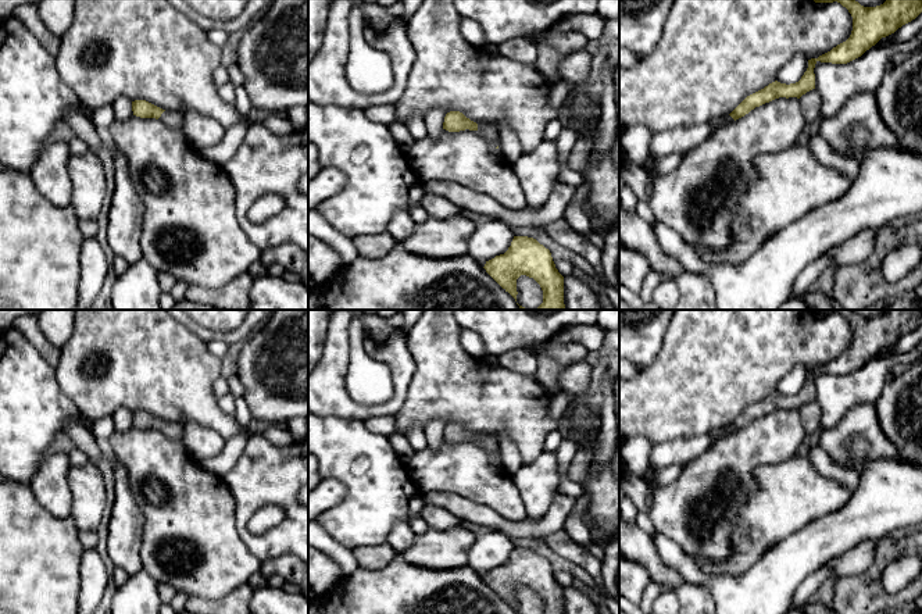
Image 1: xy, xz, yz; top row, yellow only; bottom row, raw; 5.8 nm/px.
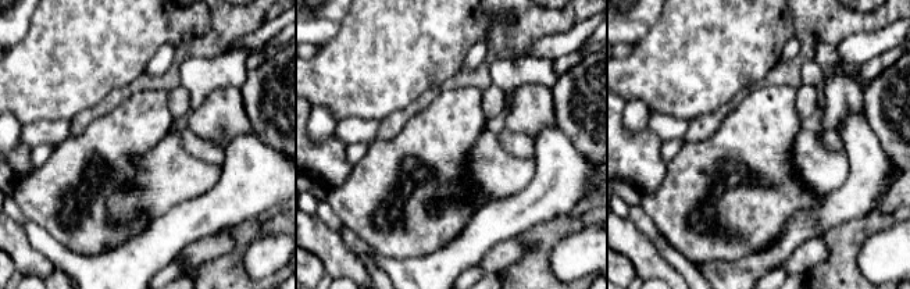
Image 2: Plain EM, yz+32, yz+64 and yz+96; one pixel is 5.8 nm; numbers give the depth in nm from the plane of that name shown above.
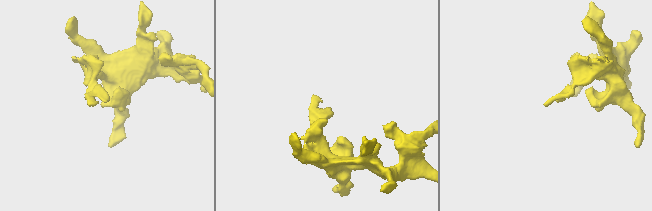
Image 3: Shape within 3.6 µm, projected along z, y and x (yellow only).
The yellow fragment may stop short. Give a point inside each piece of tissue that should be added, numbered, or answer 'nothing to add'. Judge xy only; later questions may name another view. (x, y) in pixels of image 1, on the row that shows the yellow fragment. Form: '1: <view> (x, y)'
1: xy (174, 120)

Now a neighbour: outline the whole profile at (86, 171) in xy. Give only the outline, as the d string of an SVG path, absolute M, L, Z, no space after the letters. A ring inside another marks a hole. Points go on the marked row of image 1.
M89 150L82 156L71 156L68 171L72 183L71 208L79 219L96 219L107 189L103 163Z

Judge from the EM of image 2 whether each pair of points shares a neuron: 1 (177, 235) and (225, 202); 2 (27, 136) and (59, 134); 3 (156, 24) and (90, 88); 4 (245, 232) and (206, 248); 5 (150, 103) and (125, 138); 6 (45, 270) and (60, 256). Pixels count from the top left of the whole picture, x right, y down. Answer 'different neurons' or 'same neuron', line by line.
1: same neuron
2: same neuron
3: same neuron
4: different neurons
5: same neuron
6: different neurons

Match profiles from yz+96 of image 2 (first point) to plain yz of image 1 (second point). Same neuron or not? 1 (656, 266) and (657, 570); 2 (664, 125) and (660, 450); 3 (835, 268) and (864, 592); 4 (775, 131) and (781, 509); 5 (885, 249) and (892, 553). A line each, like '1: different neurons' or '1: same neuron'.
1: same neuron
2: same neuron
3: same neuron
4: different neurons
5: different neurons

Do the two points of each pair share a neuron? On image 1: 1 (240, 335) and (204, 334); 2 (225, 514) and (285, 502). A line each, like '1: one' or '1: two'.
1: one
2: two

